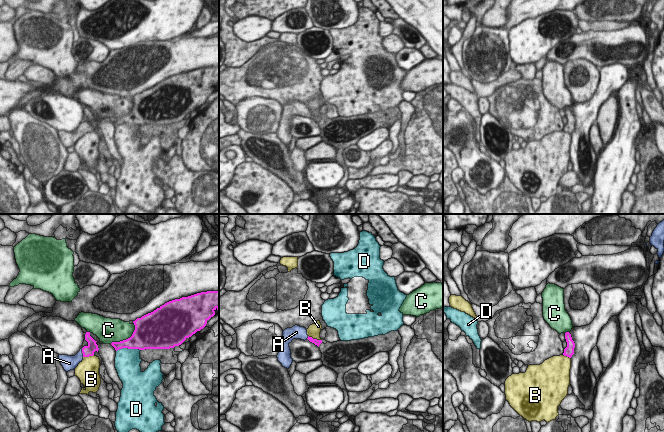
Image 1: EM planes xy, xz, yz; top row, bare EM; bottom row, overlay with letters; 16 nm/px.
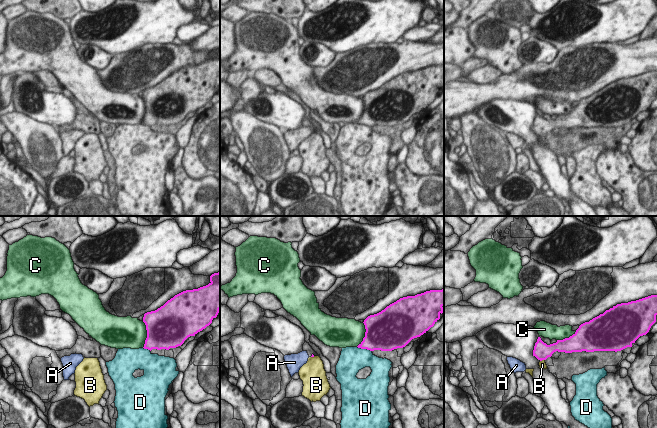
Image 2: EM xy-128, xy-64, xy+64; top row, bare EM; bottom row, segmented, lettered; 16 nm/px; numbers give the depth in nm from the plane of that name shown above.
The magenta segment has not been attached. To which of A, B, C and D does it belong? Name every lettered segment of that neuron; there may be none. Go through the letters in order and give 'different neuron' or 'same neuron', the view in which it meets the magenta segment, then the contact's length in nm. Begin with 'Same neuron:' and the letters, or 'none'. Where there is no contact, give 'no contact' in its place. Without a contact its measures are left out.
Same neuron: A
A: same neuron | xy | 150 nm
B: different neuron | xz | 240 nm
C: different neuron | xy | 500 nm
D: different neuron | xy | 400 nm

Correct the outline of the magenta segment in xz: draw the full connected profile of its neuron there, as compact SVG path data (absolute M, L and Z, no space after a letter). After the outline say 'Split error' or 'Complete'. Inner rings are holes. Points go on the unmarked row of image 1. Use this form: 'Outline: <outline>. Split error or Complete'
Outline: M298 101L293 102L292 104L287 104L283 107L283 117L280 122L279 129L277 131L278 137L282 140L283 143L289 145L293 135L291 134L291 126L289 120L293 115L309 116L319 123L322 119L322 116L313 115L307 111L307 106L304 103Z. Split error.

